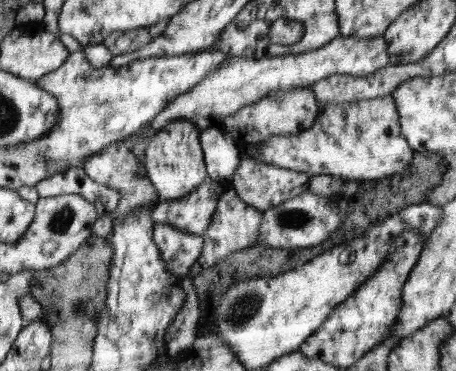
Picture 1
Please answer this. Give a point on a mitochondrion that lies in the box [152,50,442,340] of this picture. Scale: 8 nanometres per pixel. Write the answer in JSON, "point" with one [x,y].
{"point":[293,218]}

